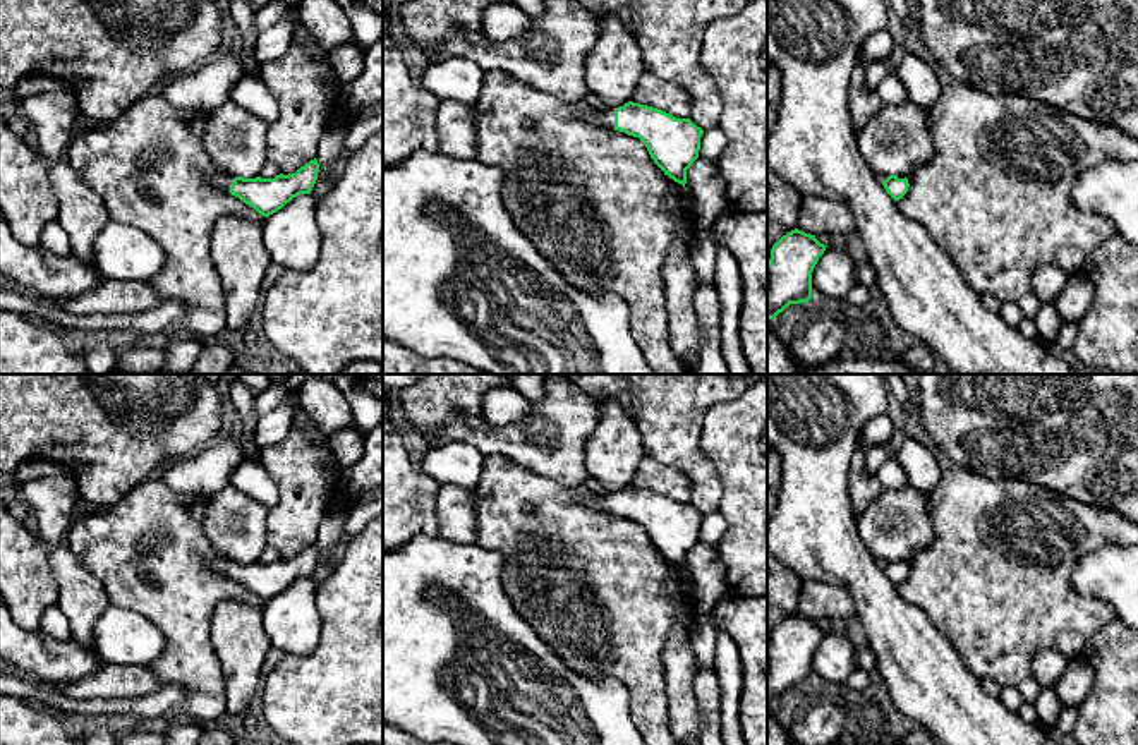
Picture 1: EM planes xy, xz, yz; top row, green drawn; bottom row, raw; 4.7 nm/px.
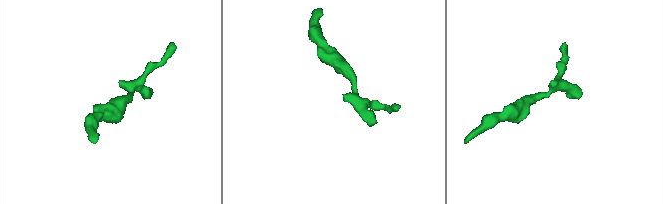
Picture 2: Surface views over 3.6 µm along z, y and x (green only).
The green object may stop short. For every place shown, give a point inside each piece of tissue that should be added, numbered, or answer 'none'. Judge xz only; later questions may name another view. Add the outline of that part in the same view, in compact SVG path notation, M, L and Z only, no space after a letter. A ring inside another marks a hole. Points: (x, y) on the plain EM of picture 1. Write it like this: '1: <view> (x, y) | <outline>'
1: xz (605, 502) | M578 486L573 491L573 496L578 501L585 503L587 506L614 513L614 494L611 494L611 493L597 494L585 486Z

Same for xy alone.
1: xy (225, 565) | M223 558L208 561L208 566L228 577L233 568L233 563L235 563L233 560Z

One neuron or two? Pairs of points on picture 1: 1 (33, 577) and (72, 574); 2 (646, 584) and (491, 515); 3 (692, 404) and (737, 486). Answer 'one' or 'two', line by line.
1: two
2: one
3: two

